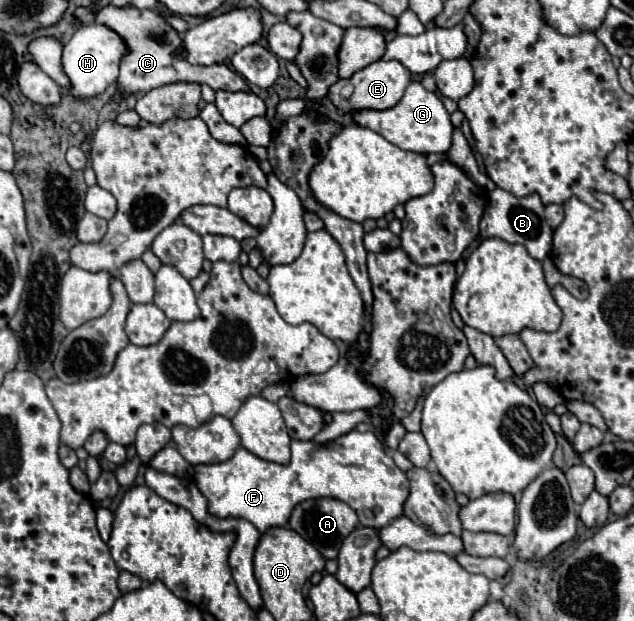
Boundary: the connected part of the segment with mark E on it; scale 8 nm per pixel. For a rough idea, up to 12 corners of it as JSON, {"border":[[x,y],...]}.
{"border":[[377,60],[355,72],[349,100],[345,80],[327,98],[341,116],[389,110],[411,76],[395,60]]}

